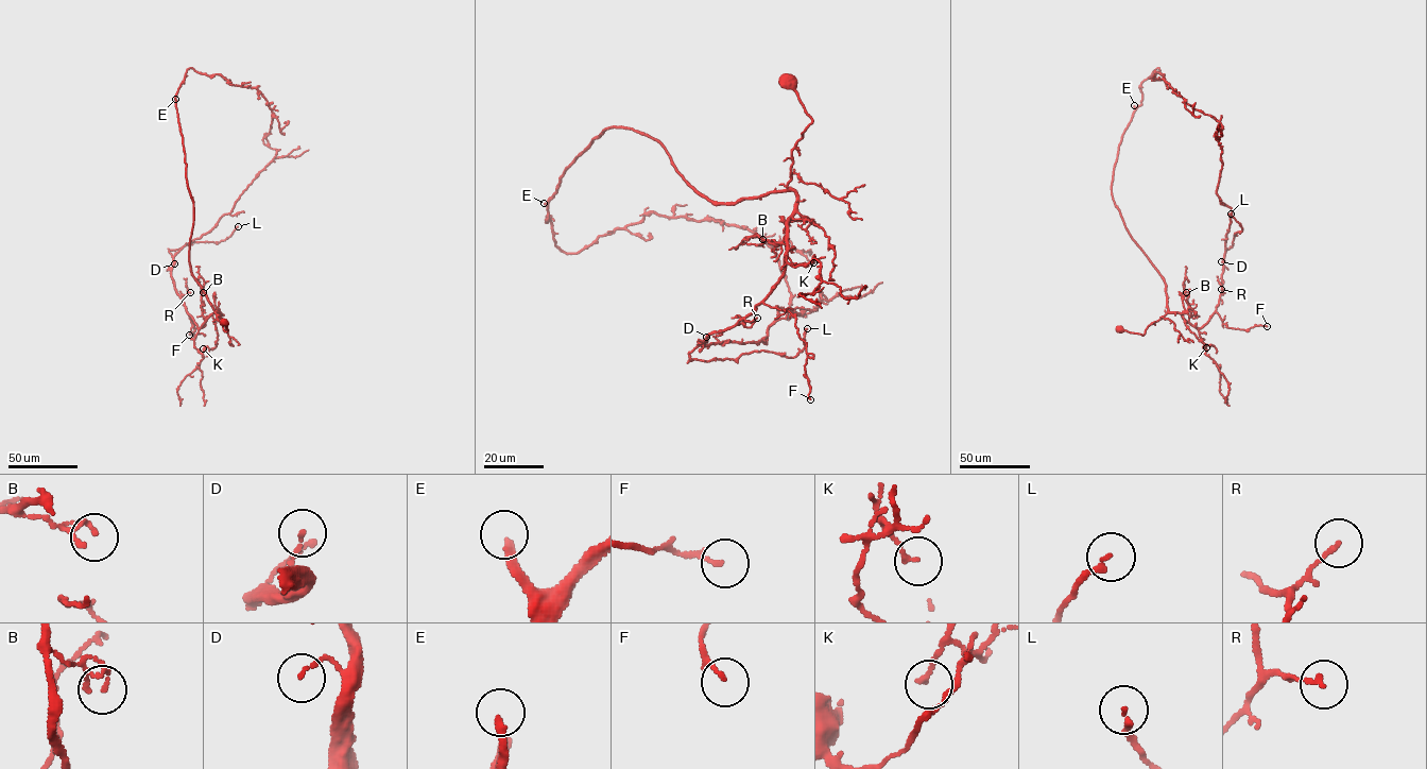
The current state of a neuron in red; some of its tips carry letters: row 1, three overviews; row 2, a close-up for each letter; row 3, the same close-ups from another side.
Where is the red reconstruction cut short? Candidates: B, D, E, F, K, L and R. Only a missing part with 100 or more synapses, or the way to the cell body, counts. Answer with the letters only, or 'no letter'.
E

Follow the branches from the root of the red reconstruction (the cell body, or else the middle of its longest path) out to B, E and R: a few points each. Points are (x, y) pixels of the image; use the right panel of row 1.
B: (1120, 329), (1142, 335), (1148, 325), (1168, 312), (1180, 313), (1187, 321), (1191, 314), (1186, 292)
E: (1120, 329), (1142, 335), (1168, 310), (1163, 277), (1132, 238), (1112, 197), (1118, 146), (1134, 105)
R: (1120, 329), (1142, 335), (1148, 325), (1172, 312), (1180, 313), (1196, 327), (1202, 328), (1224, 292), (1221, 289)

